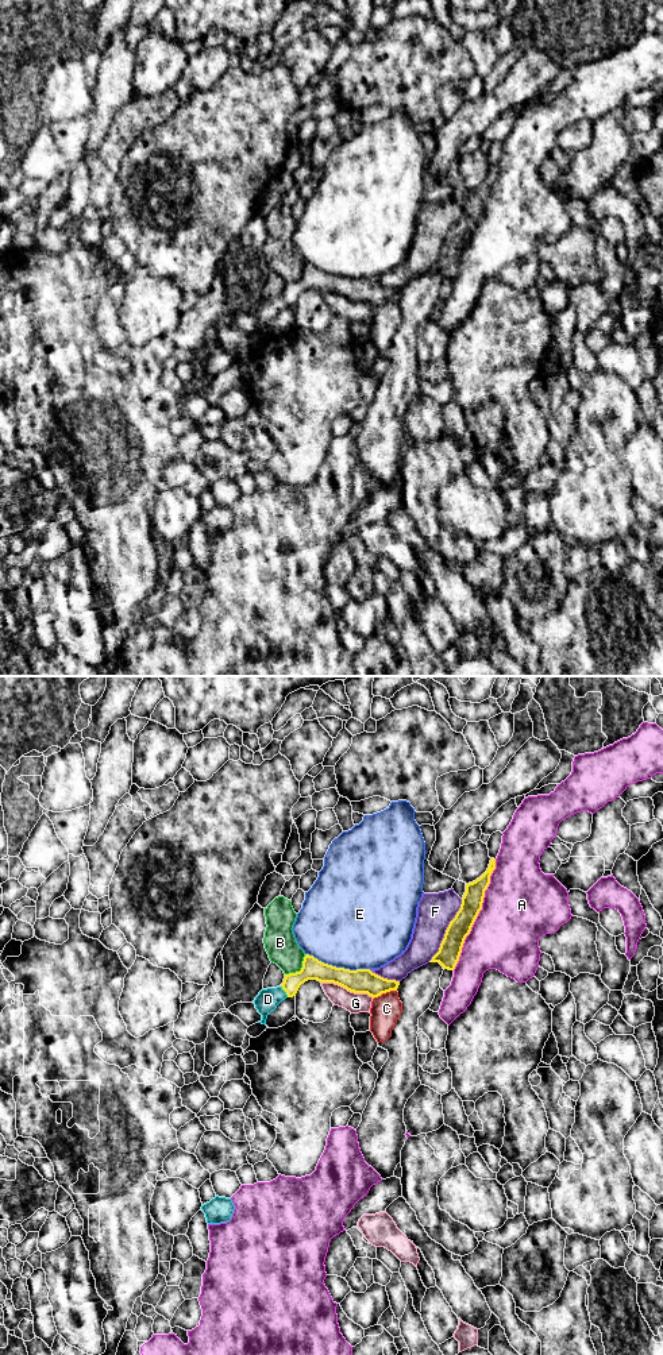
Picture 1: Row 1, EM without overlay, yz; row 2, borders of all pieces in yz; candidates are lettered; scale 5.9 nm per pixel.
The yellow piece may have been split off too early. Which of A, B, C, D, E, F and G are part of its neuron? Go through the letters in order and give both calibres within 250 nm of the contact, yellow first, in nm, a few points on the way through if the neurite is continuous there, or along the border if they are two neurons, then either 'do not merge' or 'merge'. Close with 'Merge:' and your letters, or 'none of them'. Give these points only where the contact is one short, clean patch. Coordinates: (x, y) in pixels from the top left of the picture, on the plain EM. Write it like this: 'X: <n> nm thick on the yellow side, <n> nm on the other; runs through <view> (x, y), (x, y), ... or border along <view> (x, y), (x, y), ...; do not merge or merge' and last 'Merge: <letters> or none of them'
A: 140 nm thick on the yellow side, 420 nm on the other; do not merge
B: 130 nm thick on the yellow side, 190 nm on the other; border along yz (305, 263), (301, 277), (285, 284); do not merge
C: 140 nm thick on the yellow side, 180 nm on the other; do not merge
D: 130 nm thick on the yellow side, 130 nm on the other; runs through yz (312, 278), (284, 298), (268, 308); merge
E: 140 nm thick on the yellow side, 480 nm on the other; do not merge
F: 140 nm thick on the yellow side, 220 nm on the other; do not merge
G: 140 nm thick on the yellow side, 120 nm on the other; border along yz (322, 290), (332, 290), (354, 301), (366, 301), (373, 307); do not merge
Merge: D

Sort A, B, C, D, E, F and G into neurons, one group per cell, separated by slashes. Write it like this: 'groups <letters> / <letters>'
groups A / B / C / D / E / F / G

